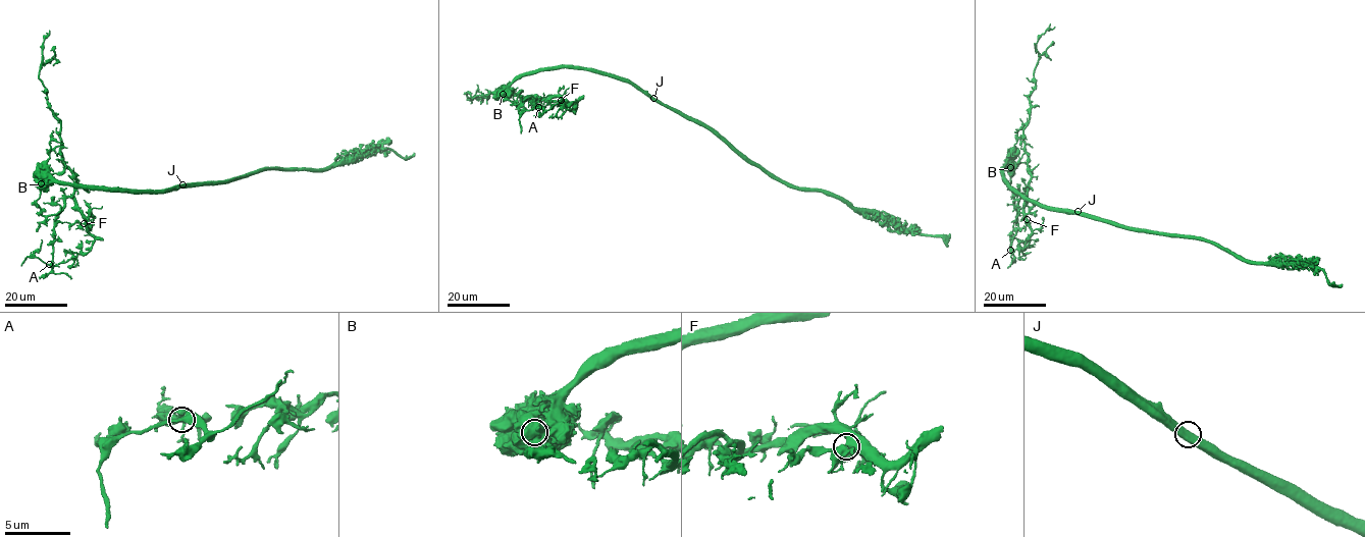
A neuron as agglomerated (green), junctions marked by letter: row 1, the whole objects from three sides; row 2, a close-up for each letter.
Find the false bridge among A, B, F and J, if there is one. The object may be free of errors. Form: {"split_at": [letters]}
{"split_at": ["B"]}

